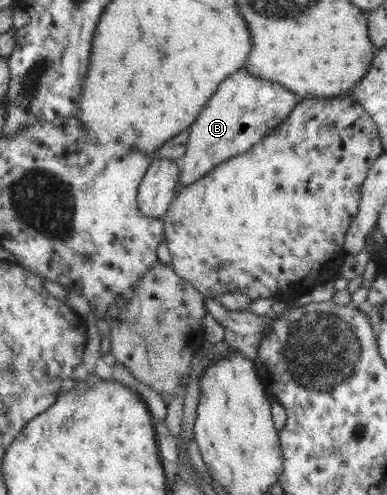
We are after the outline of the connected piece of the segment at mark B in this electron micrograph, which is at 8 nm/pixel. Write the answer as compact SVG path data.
M248 68L232 73L220 83L189 127L186 153L179 160L180 184L187 186L194 183L220 162L248 151L282 123L299 101L300 97L282 84L254 76Z

